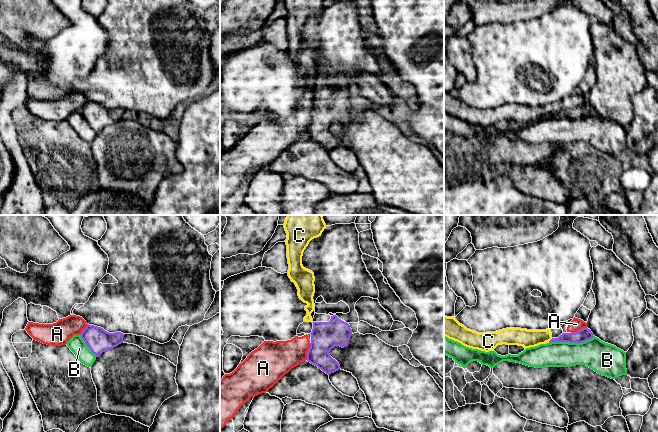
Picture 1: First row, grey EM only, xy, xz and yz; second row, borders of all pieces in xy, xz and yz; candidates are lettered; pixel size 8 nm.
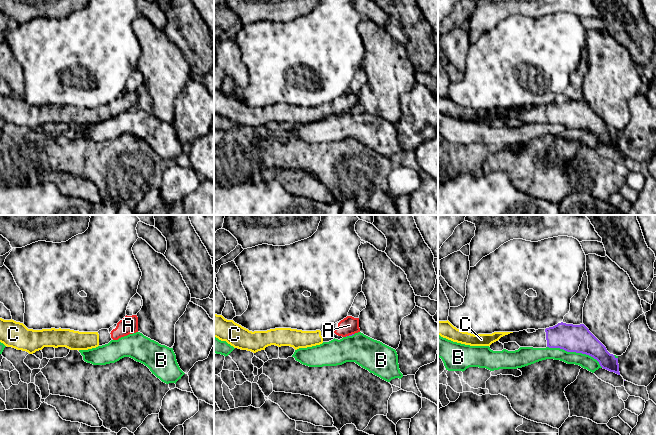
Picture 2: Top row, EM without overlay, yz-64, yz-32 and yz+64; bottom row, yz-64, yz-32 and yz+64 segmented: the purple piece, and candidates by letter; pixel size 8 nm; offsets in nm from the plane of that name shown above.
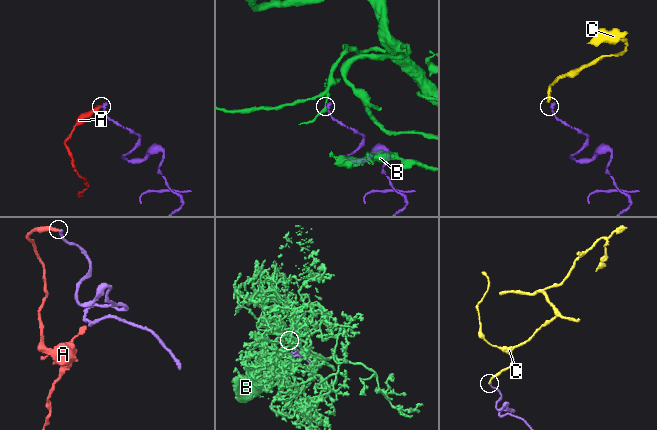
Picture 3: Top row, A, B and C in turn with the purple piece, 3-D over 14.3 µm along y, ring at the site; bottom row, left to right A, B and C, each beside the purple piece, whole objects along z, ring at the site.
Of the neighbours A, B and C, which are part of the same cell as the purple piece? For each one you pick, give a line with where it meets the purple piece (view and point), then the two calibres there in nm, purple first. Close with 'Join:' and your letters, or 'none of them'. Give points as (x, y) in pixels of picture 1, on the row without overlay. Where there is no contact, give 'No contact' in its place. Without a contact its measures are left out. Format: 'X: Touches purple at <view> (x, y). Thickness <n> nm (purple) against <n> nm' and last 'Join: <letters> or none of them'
Join: none of them

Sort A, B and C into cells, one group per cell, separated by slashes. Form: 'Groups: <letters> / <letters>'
Groups: A C / B

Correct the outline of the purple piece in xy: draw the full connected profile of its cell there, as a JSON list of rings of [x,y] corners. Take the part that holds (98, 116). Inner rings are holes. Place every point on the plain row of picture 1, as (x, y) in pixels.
[[[88,100],[80,111],[92,129],[98,133],[103,128],[121,120],[125,110],[109,109],[101,103]]]

